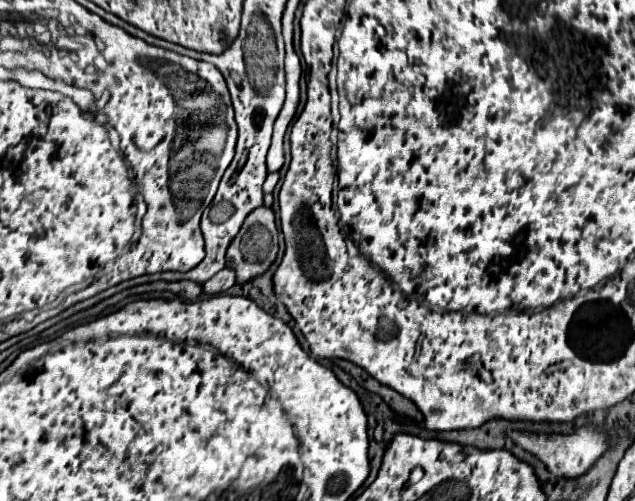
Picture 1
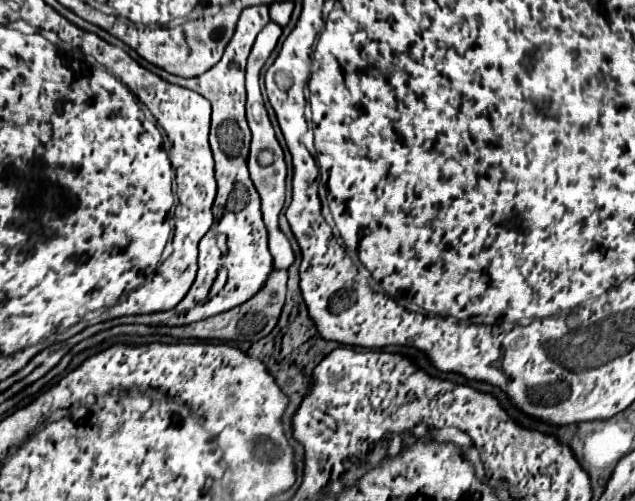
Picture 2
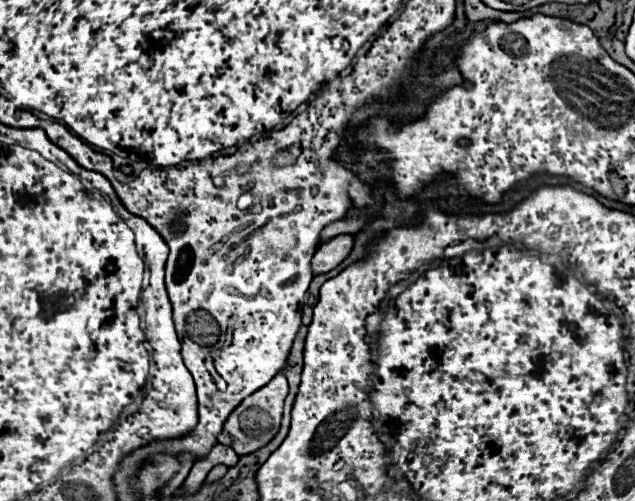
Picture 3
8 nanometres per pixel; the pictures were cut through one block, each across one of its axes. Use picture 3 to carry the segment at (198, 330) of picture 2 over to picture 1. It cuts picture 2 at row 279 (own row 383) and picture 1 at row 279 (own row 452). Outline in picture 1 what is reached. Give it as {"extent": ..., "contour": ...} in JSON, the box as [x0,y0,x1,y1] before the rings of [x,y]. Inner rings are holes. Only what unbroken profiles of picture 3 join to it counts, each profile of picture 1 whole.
{"extent":[226,206,278,284],"contour":[[[260,206],[246,216],[244,224],[240,226],[240,232],[230,242],[230,246],[226,250],[226,266],[234,268],[236,282],[244,284],[244,282],[252,280],[254,276],[266,272],[270,268],[270,264],[276,260],[276,254],[278,254],[278,230],[276,230],[276,222],[274,222],[274,212],[266,206]]]}

